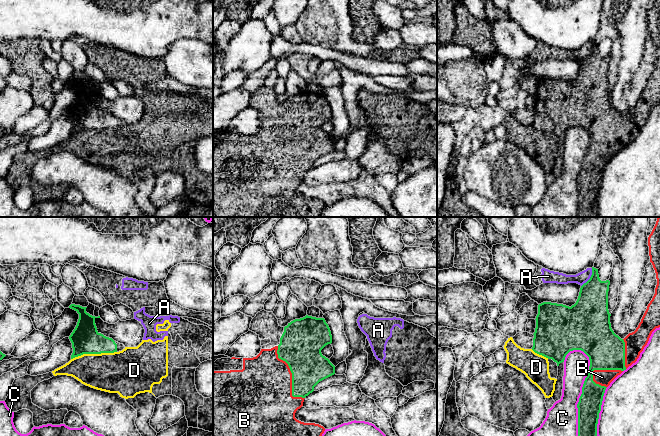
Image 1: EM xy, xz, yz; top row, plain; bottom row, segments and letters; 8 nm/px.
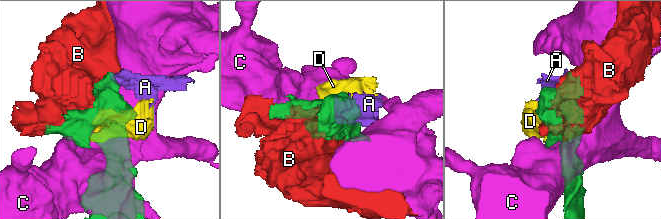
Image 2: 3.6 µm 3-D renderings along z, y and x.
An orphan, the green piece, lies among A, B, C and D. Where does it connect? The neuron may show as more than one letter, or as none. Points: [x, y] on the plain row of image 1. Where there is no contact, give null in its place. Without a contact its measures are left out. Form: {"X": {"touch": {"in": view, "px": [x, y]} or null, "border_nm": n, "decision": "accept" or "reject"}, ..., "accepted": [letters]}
{"A": {"touch": {"in": "yz", "px": [590, 53]}, "border_nm": 180, "decision": "reject"}, "B": {"touch": {"in": "xz", "px": [292, 152]}, "border_nm": 480, "decision": "accept"}, "C": {"touch": {"in": "yz", "px": [582, 167]}, "border_nm": 750, "decision": "reject"}, "D": {"touch": {"in": "xy", "px": [93, 129]}, "border_nm": 380, "decision": "reject"}, "accepted": ["B"]}

